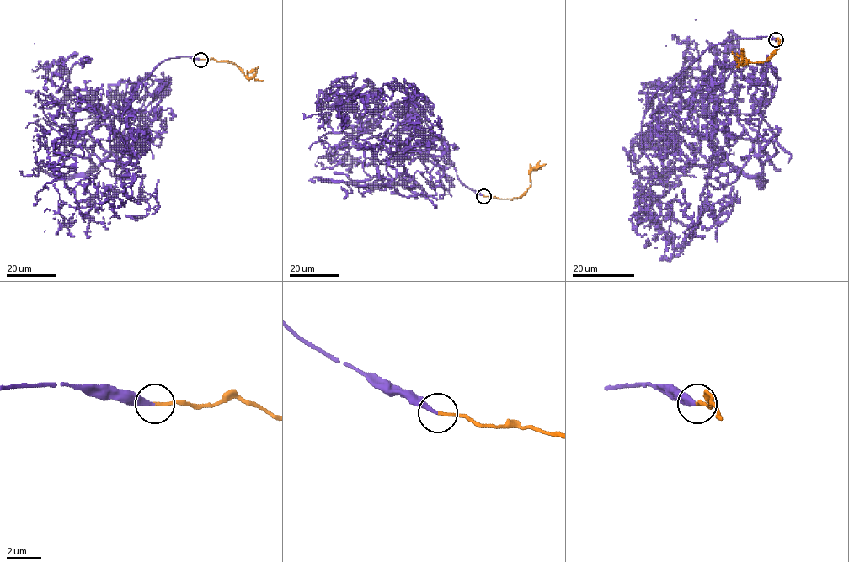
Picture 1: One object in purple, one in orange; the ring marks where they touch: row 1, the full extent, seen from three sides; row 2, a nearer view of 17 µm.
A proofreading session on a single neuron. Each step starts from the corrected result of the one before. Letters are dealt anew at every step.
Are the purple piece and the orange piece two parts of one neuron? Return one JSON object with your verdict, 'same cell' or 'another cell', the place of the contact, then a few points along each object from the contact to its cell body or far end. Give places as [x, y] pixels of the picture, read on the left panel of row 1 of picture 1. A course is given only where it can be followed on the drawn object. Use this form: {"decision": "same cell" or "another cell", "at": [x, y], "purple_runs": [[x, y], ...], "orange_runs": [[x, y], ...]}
{"decision": "same cell", "at": [200, 60], "purple_runs": [[200, 60], [160, 62], [123, 113], [116, 208], [48, 161], [61, 124], [99, 129]], "orange_runs": [[200, 60], [232, 62], [248, 78], [253, 77], [257, 69]]}

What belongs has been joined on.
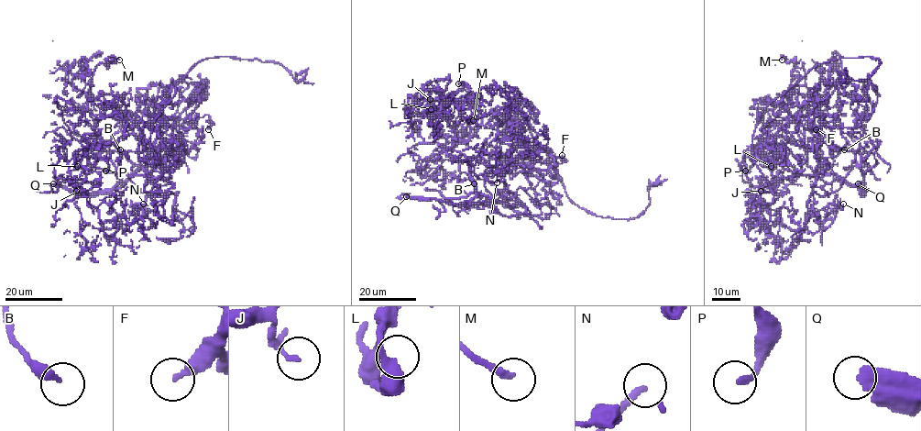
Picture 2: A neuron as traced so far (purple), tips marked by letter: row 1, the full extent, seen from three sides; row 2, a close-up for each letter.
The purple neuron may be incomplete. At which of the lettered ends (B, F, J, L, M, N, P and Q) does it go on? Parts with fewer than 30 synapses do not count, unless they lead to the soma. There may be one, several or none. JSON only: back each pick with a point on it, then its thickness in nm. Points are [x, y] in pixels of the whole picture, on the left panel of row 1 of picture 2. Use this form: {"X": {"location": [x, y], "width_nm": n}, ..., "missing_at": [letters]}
{"B": {"location": [120, 149], "width_nm": 280}, "M": {"location": [119, 60], "width_nm": 280}, "P": {"location": [105, 171], "width_nm": 200}, "Q": {"location": [53, 183], "width_nm": 460}, "missing_at": ["B", "M", "P", "Q"]}

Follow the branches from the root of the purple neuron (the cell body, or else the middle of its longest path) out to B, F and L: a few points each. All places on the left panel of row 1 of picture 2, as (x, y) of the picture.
B: (150, 194), (143, 175), (129, 176), (100, 155), (97, 143), (101, 137), (120, 149)
F: (150, 194), (144, 176), (160, 173), (148, 160), (163, 147), (184, 151), (179, 129), (198, 114), (208, 129)
L: (150, 194), (157, 223), (127, 224), (125, 203), (95, 208), (69, 183), (92, 134), (77, 166)

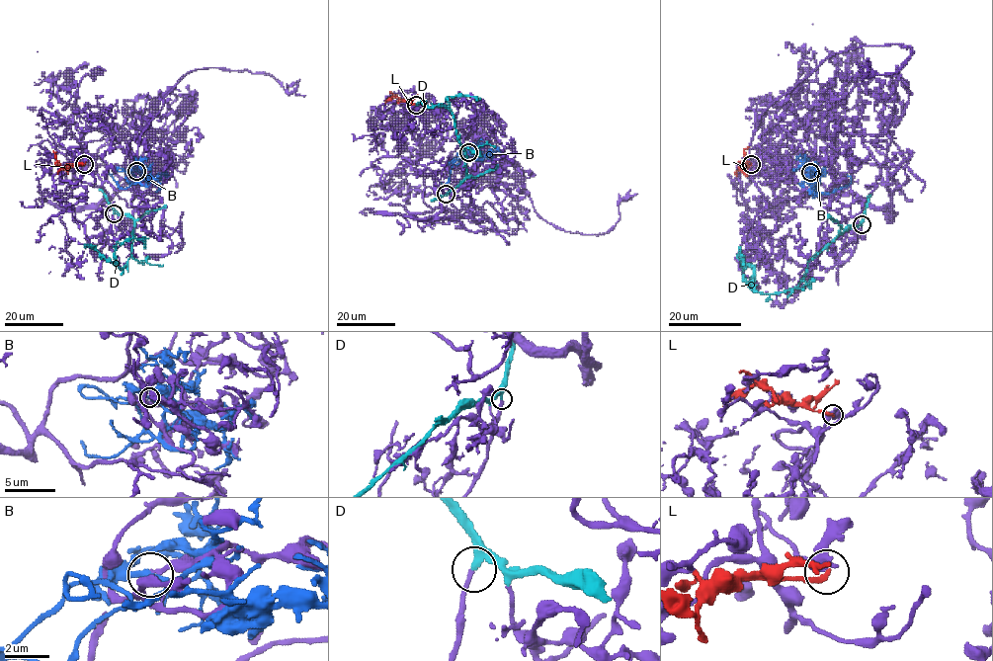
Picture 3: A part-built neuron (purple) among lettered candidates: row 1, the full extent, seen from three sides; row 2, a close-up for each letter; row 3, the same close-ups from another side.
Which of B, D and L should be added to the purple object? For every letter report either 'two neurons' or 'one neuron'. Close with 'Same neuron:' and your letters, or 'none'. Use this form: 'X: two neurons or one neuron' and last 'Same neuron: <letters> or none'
B: two neurons
D: two neurons
L: two neurons
Same neuron: none

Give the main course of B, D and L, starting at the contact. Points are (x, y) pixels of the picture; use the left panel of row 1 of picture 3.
B: (136, 171), (131, 170), (134, 180), (124, 188), (120, 188), (109, 173)
D: (114, 212), (126, 213), (133, 221), (130, 256), (123, 268), (117, 266), (117, 243), (140, 238), (144, 249)
L: (84, 164), (67, 169), (56, 160), (53, 150)

